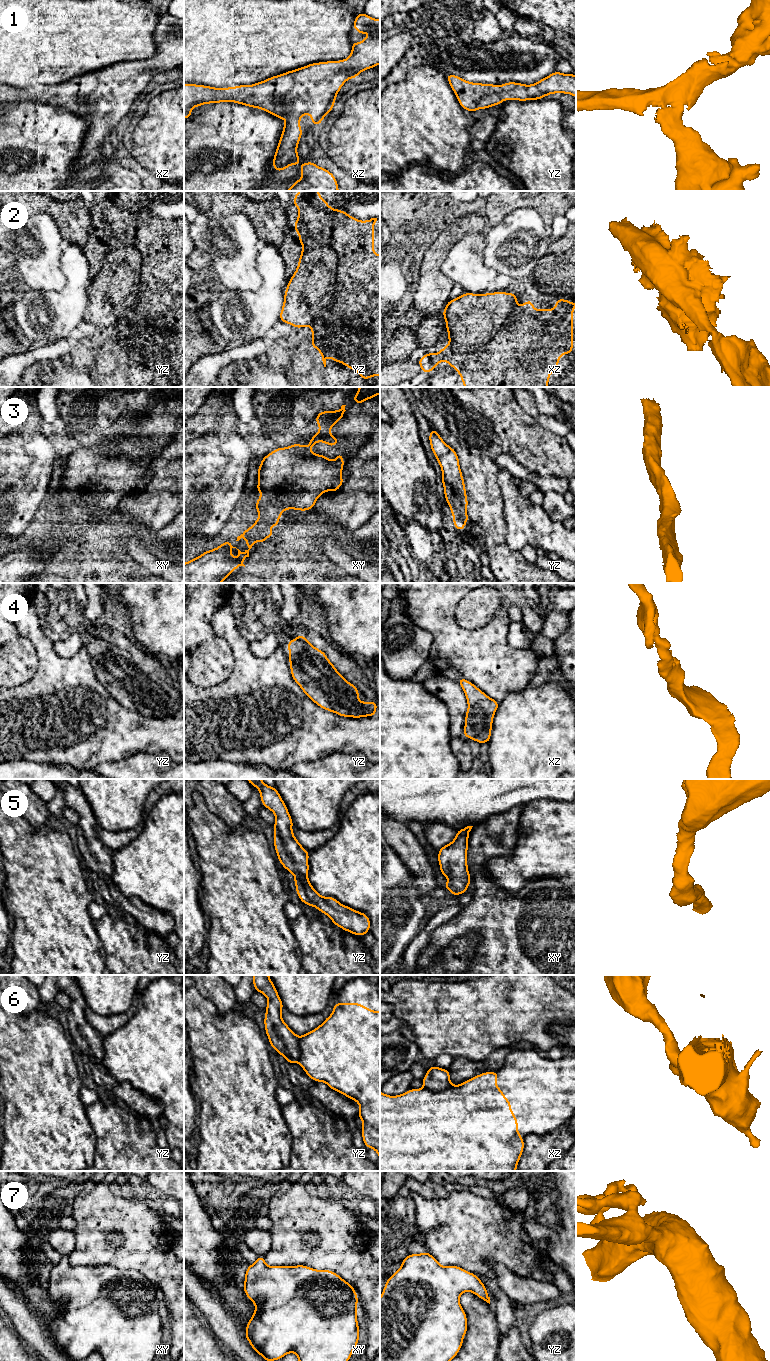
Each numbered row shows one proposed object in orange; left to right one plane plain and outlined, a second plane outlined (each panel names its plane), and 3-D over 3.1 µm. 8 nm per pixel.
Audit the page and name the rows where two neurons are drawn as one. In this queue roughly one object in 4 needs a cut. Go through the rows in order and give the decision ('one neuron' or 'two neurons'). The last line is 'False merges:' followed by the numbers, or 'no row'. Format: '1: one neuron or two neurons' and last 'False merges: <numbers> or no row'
1: one neuron
2: one neuron
3: one neuron
4: one neuron
5: one neuron
6: two neurons
7: one neuron
False merges: 6

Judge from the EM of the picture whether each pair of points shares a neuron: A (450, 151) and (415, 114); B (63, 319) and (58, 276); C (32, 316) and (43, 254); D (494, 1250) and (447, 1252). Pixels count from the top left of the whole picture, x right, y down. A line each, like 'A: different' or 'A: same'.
A: same
B: different
C: different
D: same

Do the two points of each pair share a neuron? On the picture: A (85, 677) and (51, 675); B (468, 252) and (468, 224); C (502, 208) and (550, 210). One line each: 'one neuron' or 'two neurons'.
A: one neuron
B: two neurons
C: one neuron

